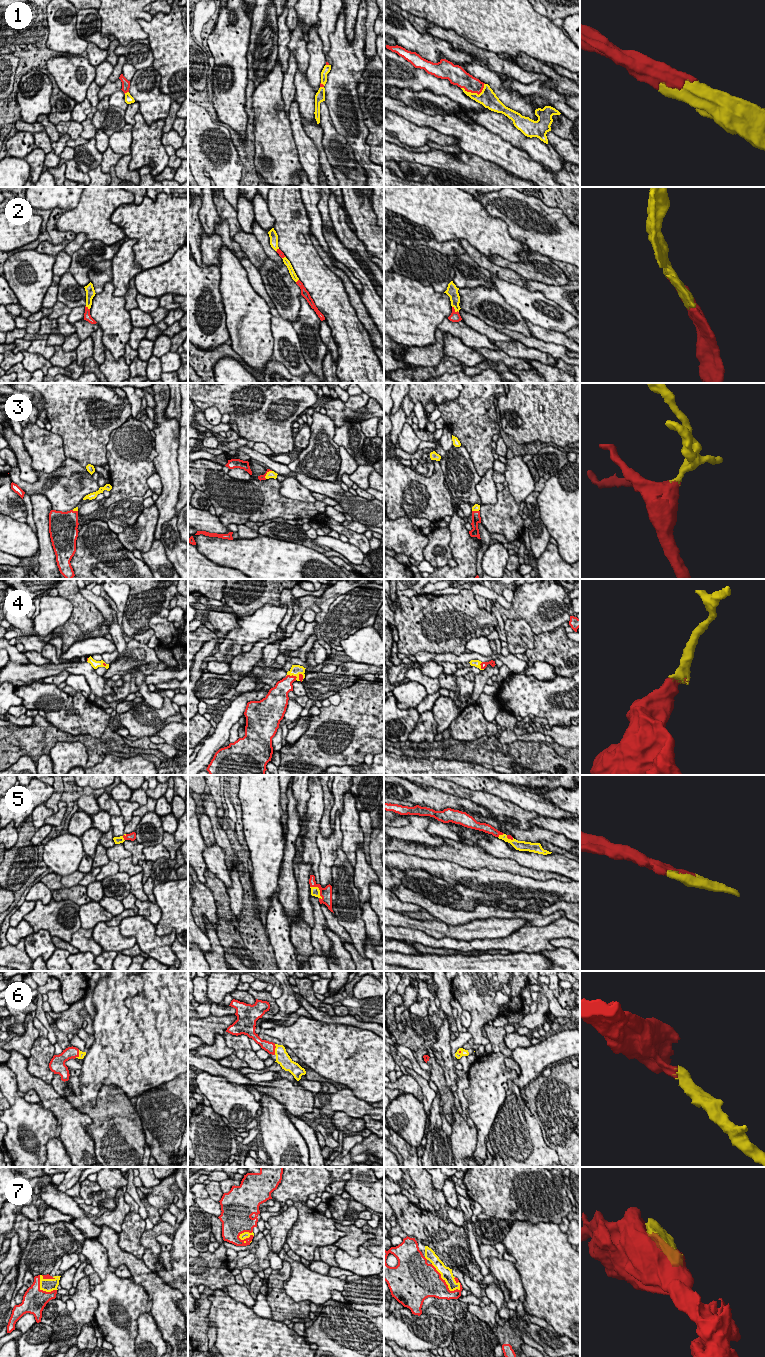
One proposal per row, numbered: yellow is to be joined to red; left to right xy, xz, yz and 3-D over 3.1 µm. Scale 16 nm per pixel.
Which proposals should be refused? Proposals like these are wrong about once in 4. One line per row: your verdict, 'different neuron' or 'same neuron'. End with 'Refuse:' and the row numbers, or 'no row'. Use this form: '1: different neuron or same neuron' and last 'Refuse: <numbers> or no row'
1: same neuron
2: same neuron
3: same neuron
4: same neuron
5: same neuron
6: same neuron
7: same neuron
Refuse: no row

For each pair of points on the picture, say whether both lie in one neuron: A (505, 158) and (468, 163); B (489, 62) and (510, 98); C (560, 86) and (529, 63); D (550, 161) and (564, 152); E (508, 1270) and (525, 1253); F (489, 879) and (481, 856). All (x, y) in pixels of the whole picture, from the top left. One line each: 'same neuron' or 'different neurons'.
A: different neurons
B: different neurons
C: same neuron
D: different neurons
E: different neurons
F: different neurons

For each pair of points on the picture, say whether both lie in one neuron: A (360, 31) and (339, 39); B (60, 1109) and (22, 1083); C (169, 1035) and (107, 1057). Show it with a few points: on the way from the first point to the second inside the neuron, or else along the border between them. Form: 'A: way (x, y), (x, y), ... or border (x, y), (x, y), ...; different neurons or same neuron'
A: way (359, 38), (352, 47), (346, 46); same neuron
B: way (51, 1099), (36, 1084), (32, 1083); same neuron
C: way (154, 1035), (147, 1035), (133, 1049), (122, 1054); same neuron

